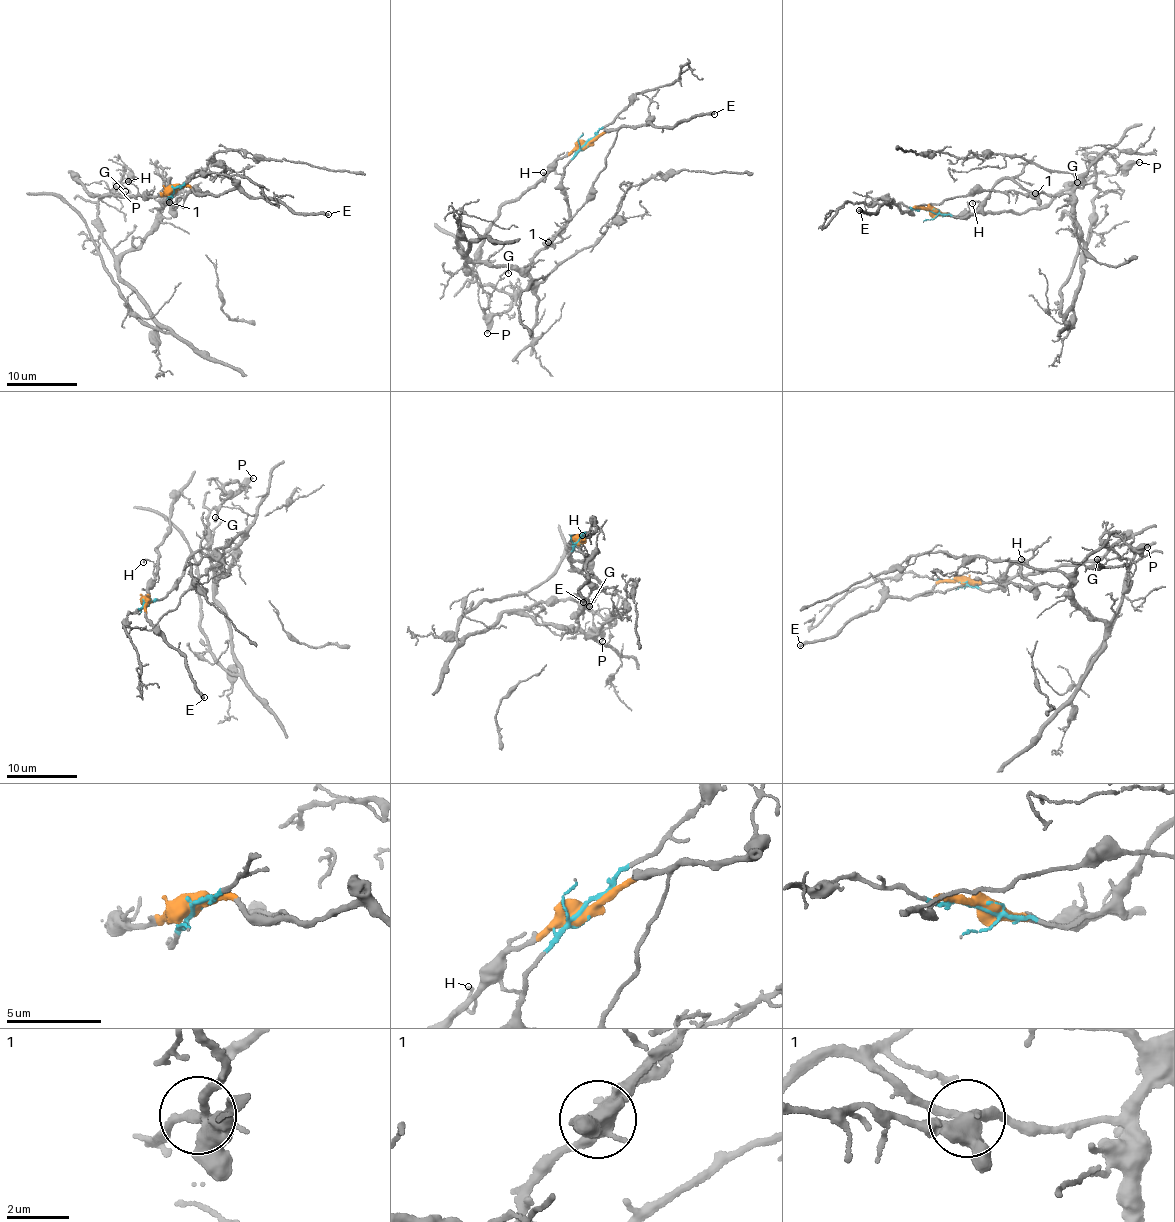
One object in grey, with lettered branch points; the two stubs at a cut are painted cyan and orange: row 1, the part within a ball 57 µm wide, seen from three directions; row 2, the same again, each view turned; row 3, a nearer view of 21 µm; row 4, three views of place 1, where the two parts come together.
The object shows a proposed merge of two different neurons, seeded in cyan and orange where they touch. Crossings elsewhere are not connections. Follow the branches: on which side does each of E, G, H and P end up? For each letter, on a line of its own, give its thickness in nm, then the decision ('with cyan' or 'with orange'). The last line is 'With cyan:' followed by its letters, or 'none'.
E: 320 nm thick; with orange
G: 120 nm thick; with cyan
H: 150 nm thick; with orange
P: 320 nm thick; with cyan
With cyan: G, P

